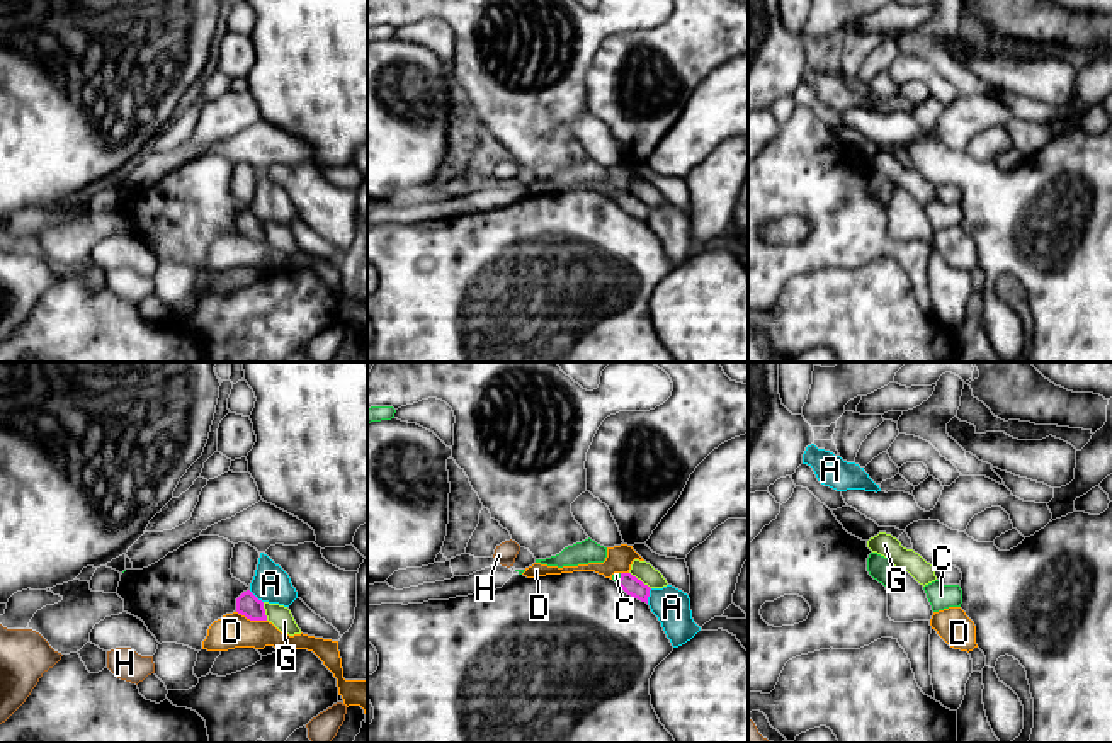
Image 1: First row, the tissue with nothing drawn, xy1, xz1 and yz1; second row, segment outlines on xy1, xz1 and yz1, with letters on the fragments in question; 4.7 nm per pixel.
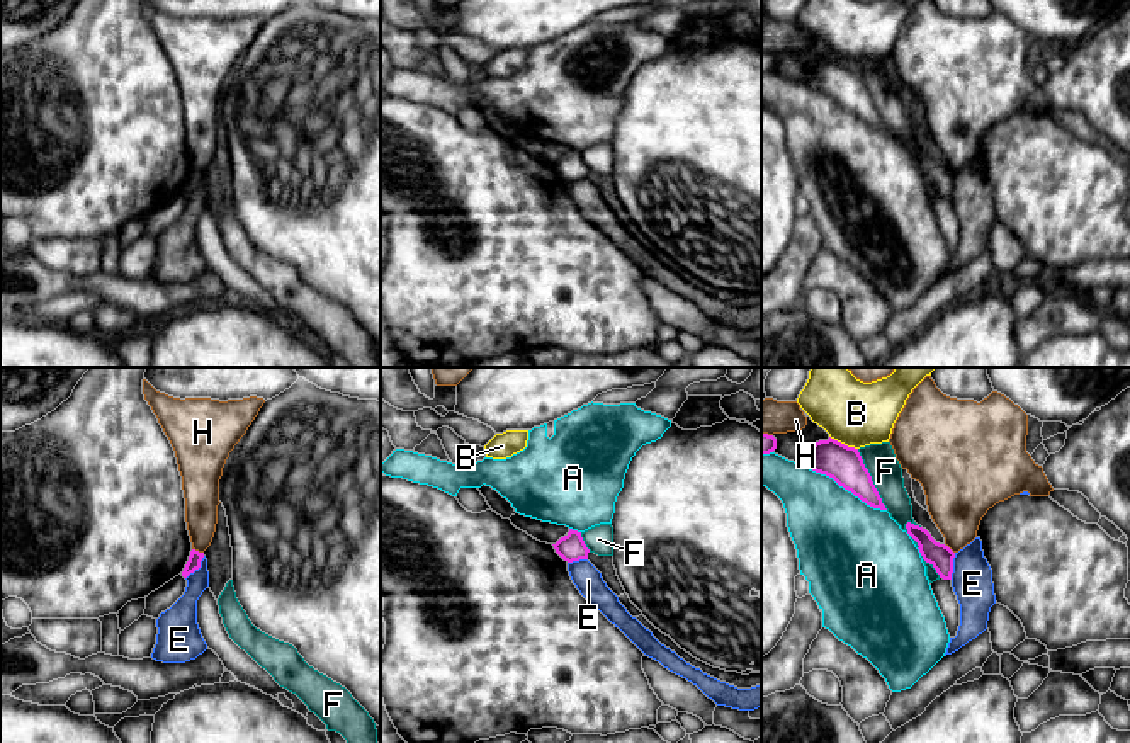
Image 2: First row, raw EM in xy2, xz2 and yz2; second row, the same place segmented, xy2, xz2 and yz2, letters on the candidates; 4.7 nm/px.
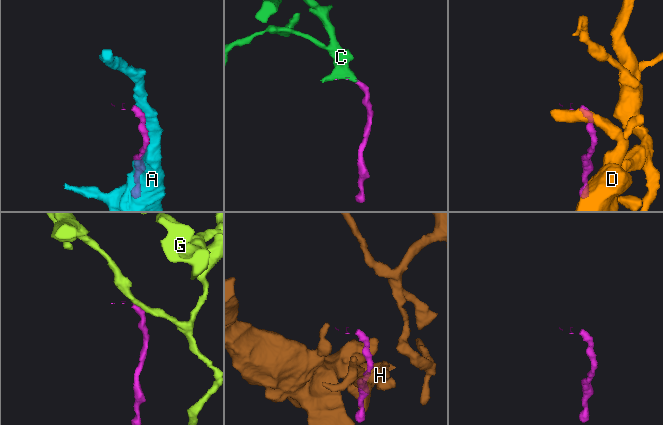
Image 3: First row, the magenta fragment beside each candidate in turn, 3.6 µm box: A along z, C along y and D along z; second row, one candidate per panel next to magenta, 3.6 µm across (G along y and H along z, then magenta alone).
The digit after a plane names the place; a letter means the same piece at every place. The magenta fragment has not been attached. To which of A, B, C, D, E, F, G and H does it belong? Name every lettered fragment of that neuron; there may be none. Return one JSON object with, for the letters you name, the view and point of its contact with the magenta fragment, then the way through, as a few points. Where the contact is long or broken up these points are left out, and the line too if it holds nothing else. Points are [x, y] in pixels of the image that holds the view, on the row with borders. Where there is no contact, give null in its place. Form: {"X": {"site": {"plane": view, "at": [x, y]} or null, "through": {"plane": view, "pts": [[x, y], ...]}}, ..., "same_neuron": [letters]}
{"C": {"site": {"plane": "xz1", "at": [619, 578]}, "through": {"plane": "xz1", "pts": [[631, 585], [619, 578], [616, 575]]}}, "same_neuron": ["C"]}

